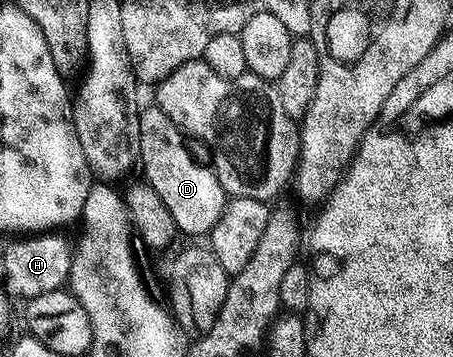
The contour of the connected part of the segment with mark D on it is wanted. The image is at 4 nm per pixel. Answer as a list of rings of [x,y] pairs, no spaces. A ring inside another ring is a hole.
[[[149,105],[145,112],[137,115],[139,125],[139,167],[145,170],[144,182],[159,193],[159,201],[167,205],[167,213],[175,221],[178,232],[184,235],[208,236],[223,213],[227,196],[219,185],[217,172],[212,166],[196,163],[191,152],[185,148],[186,140],[178,129],[156,105]]]

